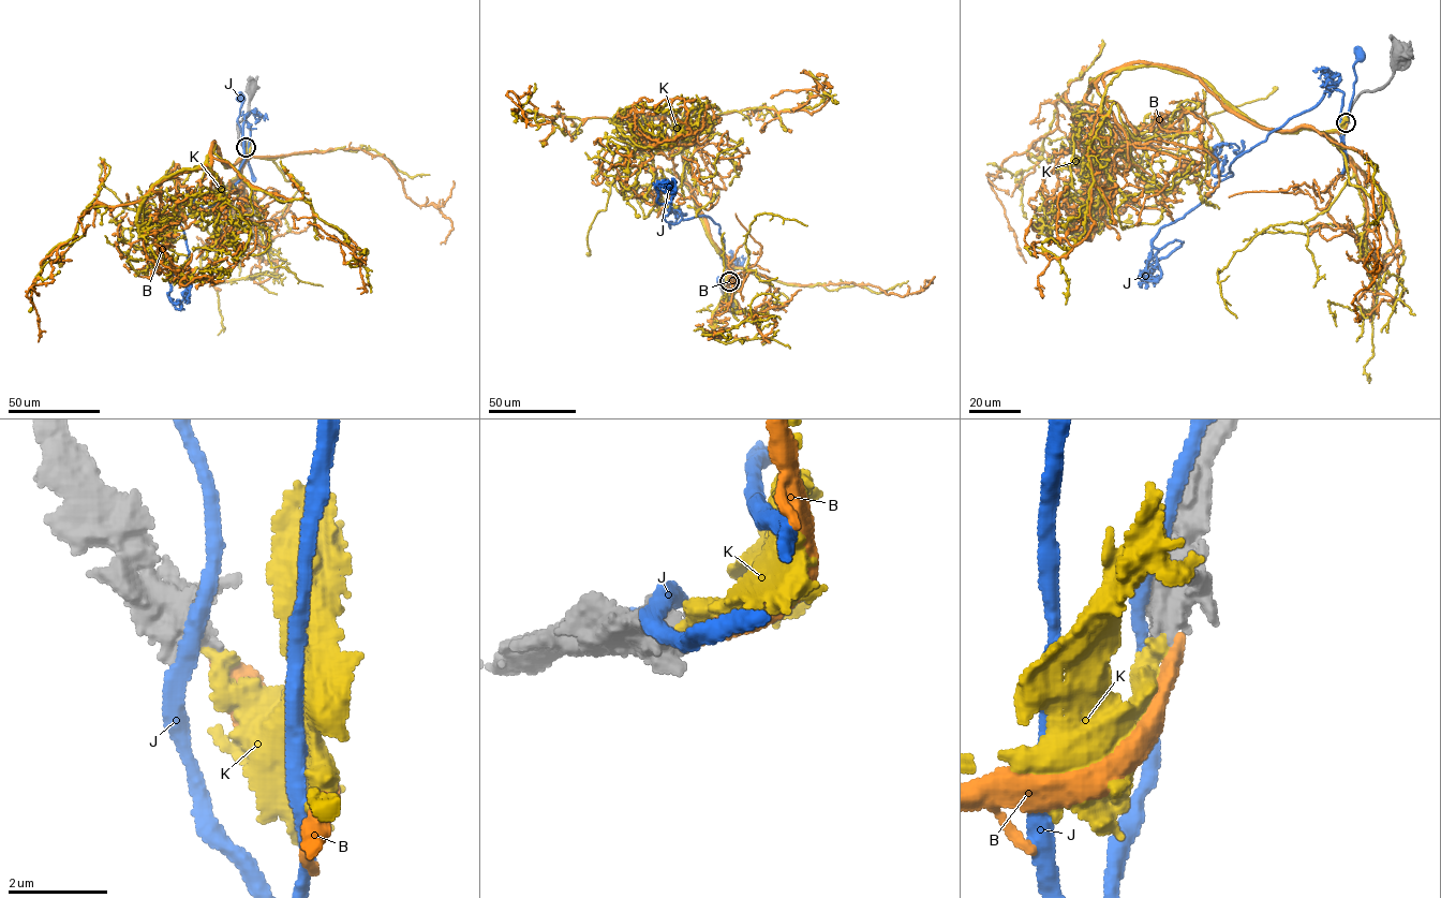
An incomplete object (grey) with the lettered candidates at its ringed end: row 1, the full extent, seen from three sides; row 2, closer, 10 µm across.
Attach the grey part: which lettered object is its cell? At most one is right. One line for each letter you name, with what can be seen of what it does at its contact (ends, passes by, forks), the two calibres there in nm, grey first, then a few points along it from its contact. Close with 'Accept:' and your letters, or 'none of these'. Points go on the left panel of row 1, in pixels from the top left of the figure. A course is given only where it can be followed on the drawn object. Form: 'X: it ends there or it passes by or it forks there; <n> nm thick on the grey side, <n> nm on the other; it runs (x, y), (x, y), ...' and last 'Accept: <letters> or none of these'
K: it ends there; 650 nm thick on the grey side, 340 nm on the other; it runs (246, 147), (227, 167), (213, 143), (136, 221), (201, 279), (249, 240), (226, 203), (219, 235)
Accept: K

